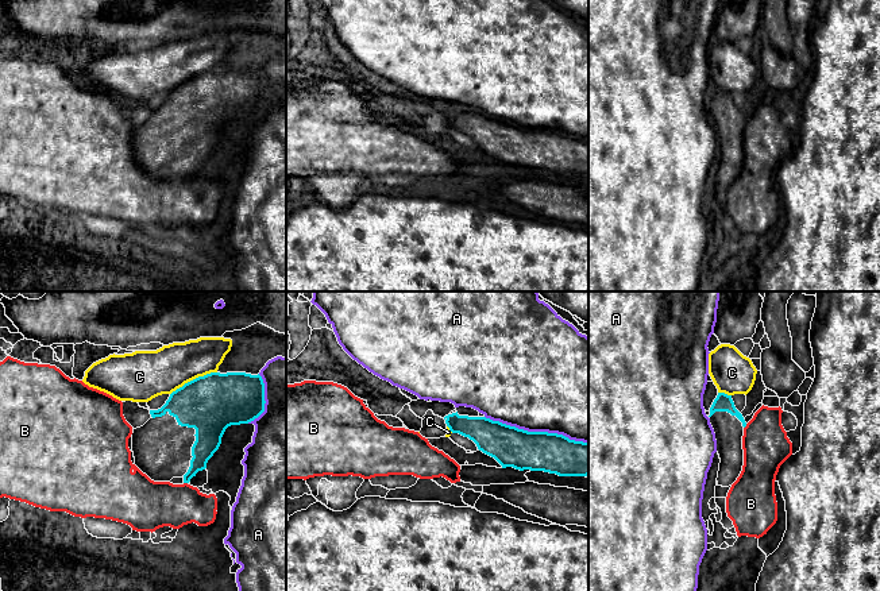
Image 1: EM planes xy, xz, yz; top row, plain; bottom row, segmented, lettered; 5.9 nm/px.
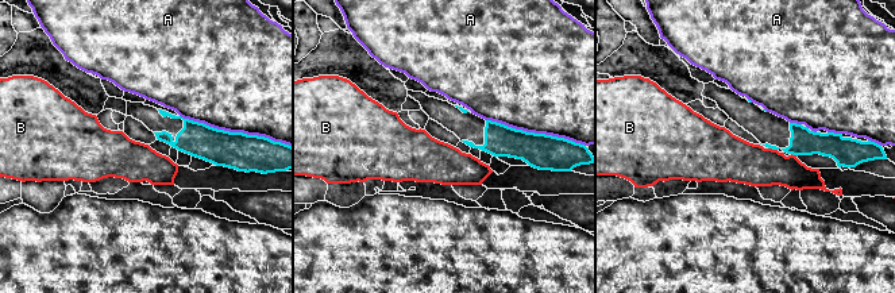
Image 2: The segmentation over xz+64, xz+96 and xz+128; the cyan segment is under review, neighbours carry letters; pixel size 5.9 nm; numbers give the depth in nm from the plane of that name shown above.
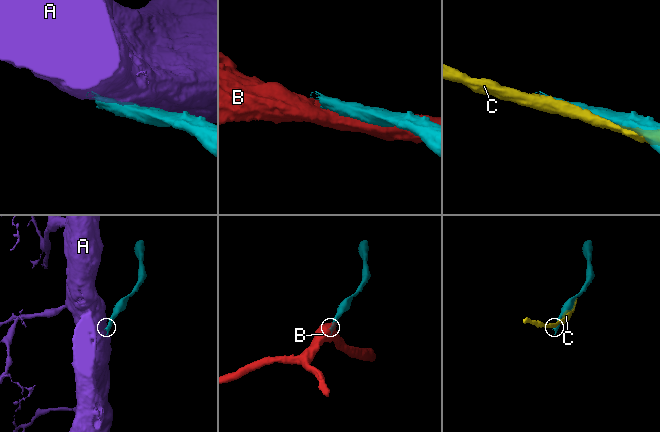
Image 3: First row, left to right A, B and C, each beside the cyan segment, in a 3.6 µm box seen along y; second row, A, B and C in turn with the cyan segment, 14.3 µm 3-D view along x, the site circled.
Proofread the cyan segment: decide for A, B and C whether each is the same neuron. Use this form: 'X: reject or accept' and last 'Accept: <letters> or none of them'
A: reject
B: reject
C: reject
Accept: none of them

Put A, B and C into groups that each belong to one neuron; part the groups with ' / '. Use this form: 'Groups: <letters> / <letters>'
Groups: A / B / C

